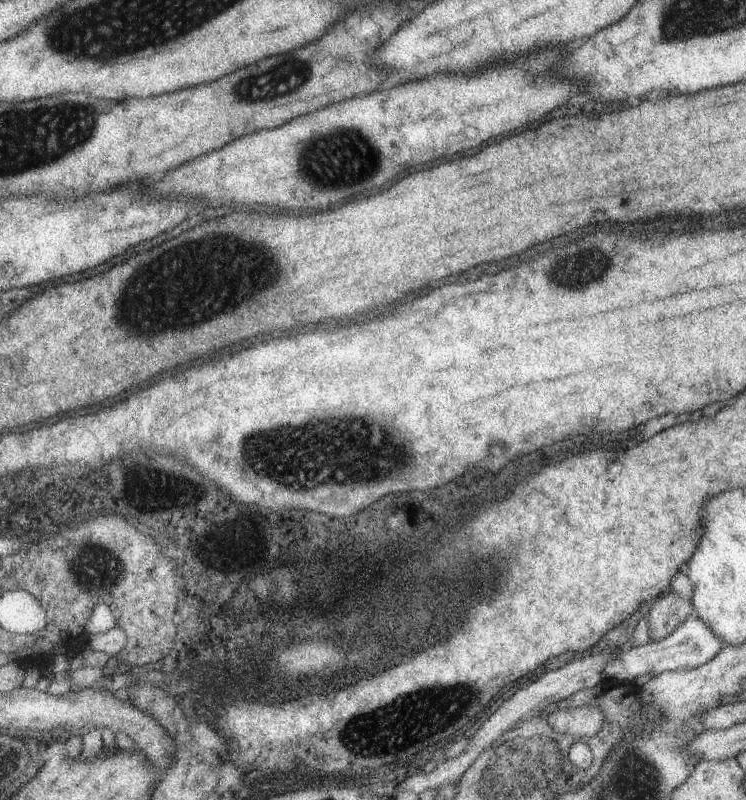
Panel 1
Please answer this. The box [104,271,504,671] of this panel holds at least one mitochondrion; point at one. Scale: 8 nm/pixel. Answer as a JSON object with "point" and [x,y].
{"point":[351,437]}

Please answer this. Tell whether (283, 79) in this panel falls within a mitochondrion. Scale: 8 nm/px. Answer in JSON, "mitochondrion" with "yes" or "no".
{"mitochondrion":"yes"}

